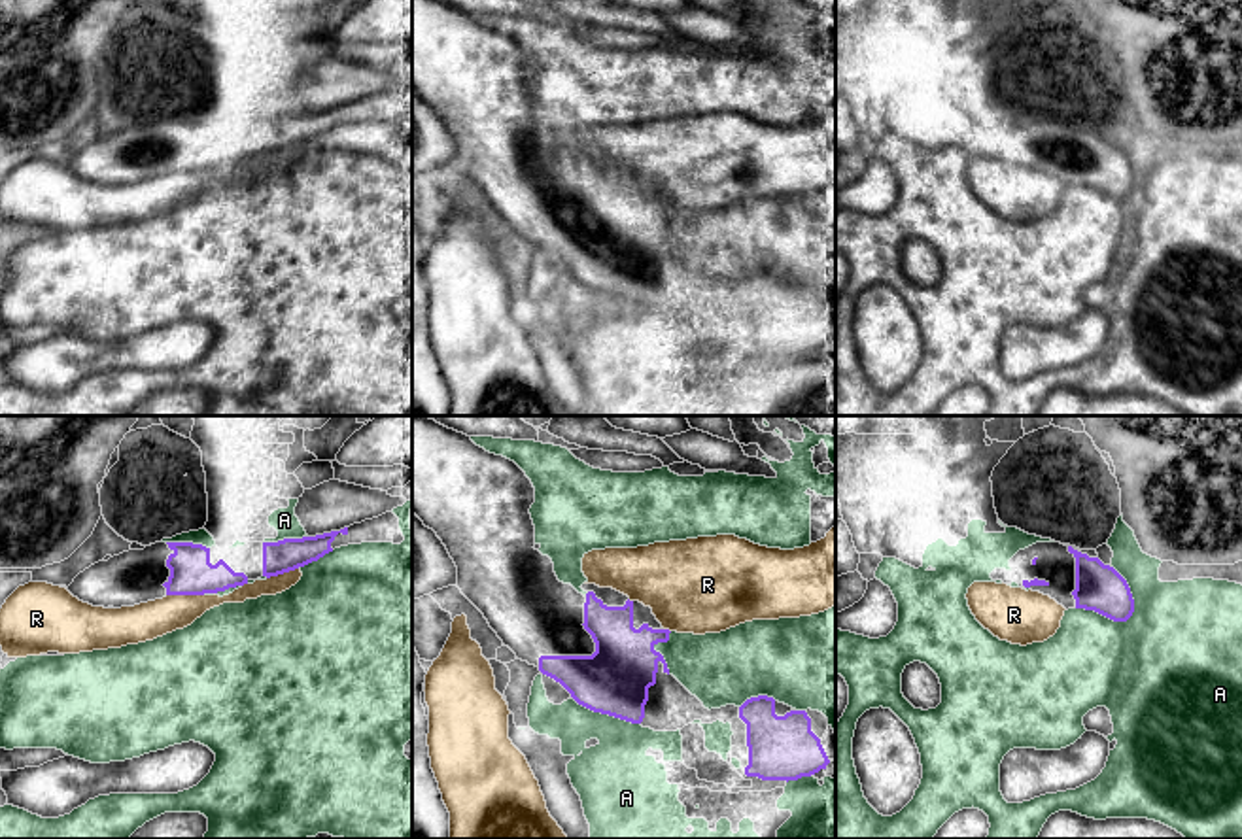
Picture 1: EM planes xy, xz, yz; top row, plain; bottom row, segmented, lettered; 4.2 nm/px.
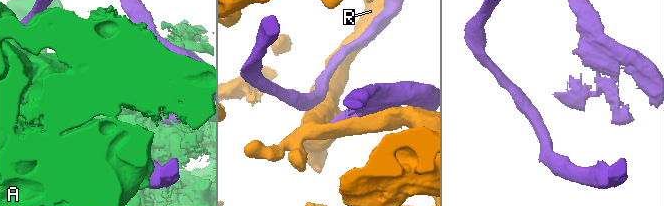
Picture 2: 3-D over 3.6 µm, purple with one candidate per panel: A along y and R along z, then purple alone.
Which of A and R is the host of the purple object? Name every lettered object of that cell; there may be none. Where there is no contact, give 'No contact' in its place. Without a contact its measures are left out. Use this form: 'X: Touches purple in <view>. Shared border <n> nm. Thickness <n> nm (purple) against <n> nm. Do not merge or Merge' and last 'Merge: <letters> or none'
A: Touches purple in yz. Shared border 260 nm. Thickness 200 nm (purple) against 440 nm. Do not merge
R: Touches purple in xy. Shared border 160 nm. Thickness 190 nm (purple) against 160 nm. Do not merge
Merge: none

